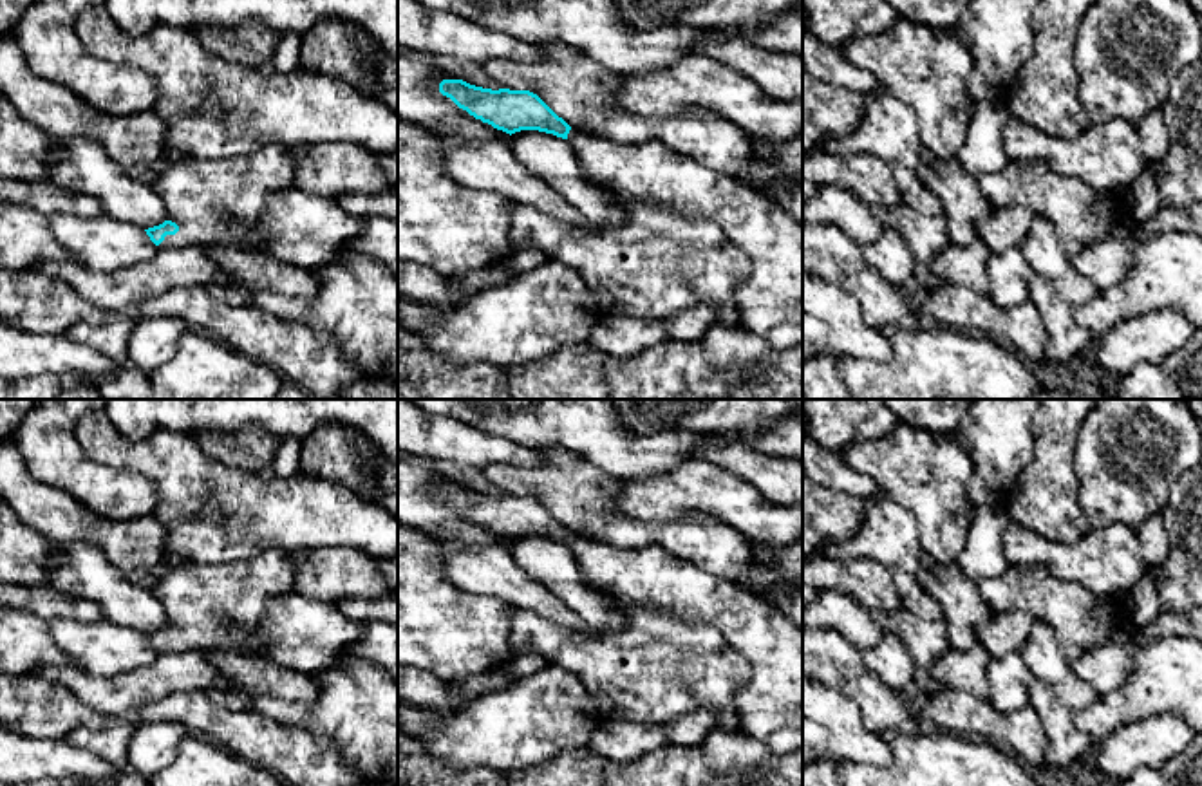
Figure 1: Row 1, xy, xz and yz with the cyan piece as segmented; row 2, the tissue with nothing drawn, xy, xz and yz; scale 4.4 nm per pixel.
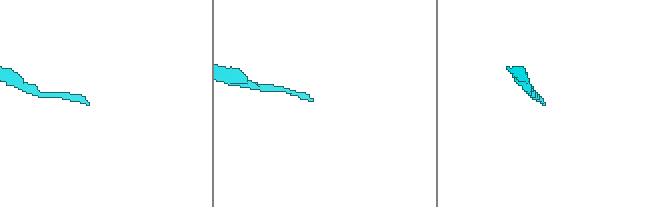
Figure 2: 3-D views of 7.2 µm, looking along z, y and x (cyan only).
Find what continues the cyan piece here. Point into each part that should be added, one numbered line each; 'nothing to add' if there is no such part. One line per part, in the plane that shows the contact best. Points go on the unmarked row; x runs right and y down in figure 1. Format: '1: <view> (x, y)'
1: xy (221, 606)

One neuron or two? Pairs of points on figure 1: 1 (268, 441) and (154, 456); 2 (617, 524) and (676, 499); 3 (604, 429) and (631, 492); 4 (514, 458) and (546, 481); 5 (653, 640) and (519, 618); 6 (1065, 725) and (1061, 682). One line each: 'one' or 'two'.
1: two
2: two
3: two
4: two
5: one
6: two

